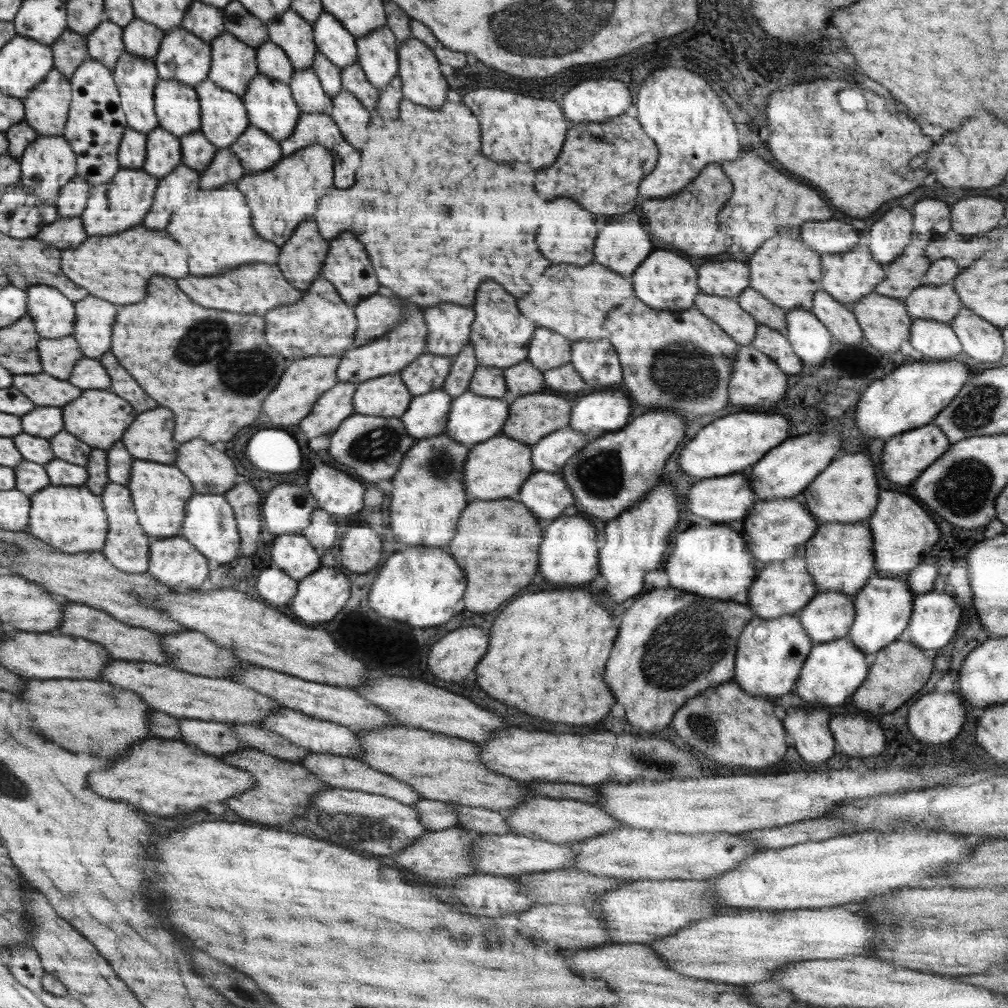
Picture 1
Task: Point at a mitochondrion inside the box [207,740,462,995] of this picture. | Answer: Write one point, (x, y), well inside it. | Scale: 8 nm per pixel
(353, 827)

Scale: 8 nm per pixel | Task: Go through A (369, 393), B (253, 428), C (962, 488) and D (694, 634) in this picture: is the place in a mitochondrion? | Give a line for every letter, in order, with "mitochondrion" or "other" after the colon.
A: other
B: other
C: mitochondrion
D: mitochondrion

